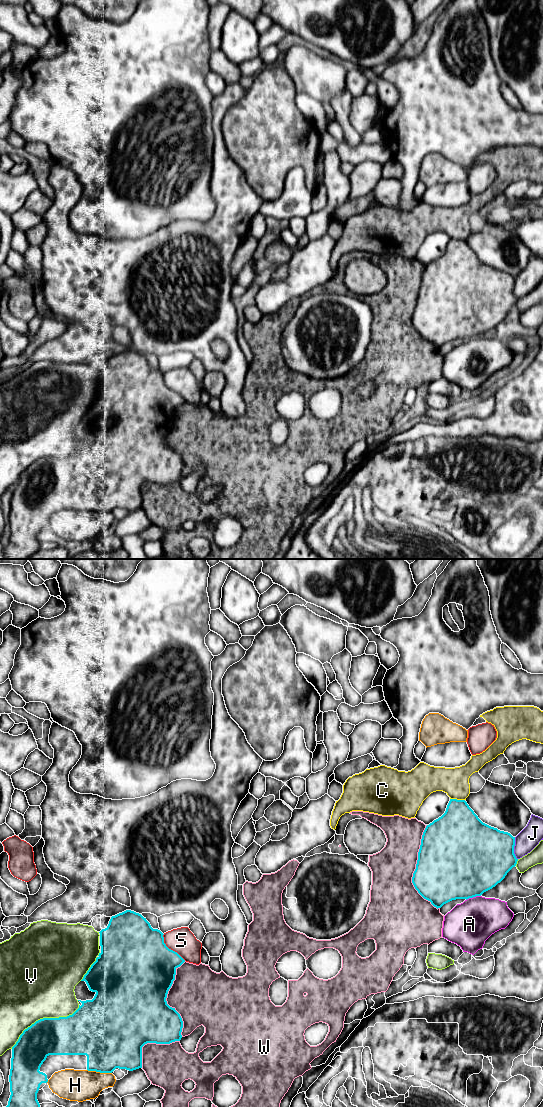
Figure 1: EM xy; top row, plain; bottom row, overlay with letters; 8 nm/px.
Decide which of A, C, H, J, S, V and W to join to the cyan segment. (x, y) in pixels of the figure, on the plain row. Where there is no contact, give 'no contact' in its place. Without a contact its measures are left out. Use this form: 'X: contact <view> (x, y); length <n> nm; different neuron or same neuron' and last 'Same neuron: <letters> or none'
A: contact xy (473, 336); length 130 nm; different neuron
C: contact xy (456, 239); length 120 nm; same neuron
H: contact xy (99, 511); length 200 nm; different neuron
J: contact xy (513, 288); length 190 nm; different neuron
S: contact xy (170, 389); length 280 nm; different neuron
V: contact xy (43, 458); length 650 nm; different neuron
W: contact xy (416, 308); length 700 nm; different neuron
Same neuron: C

